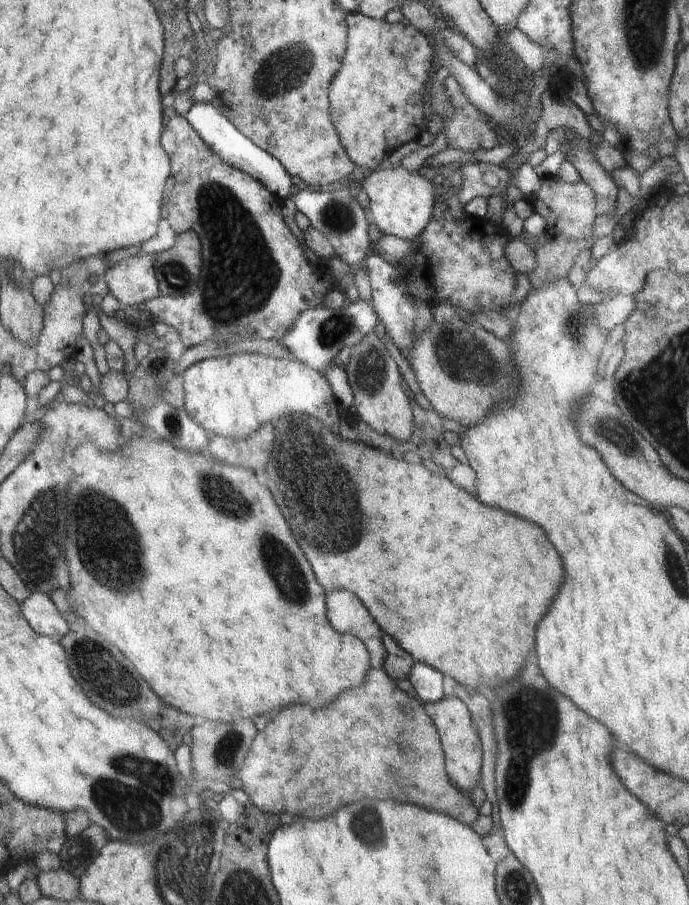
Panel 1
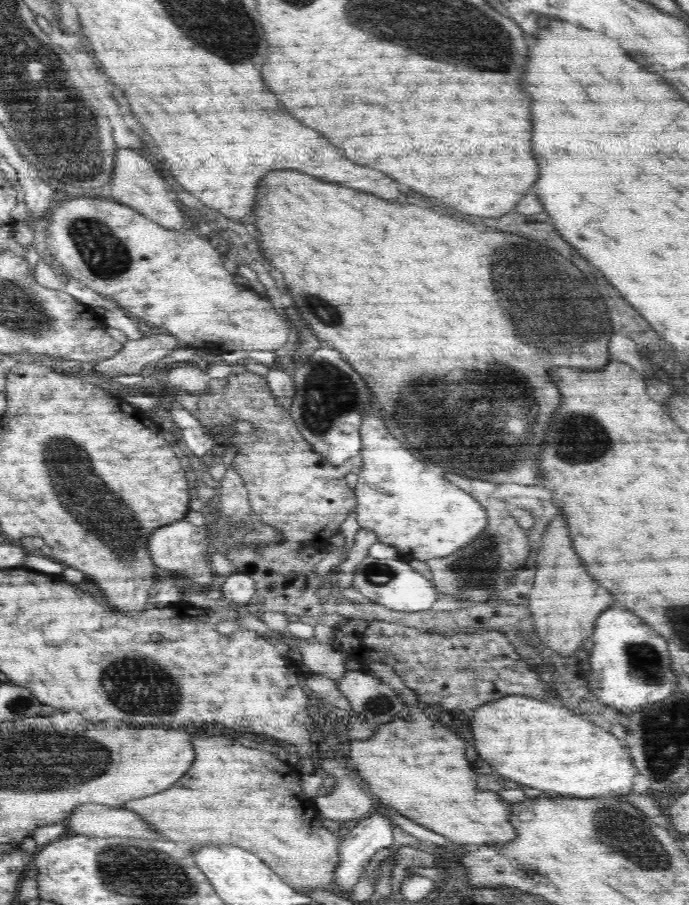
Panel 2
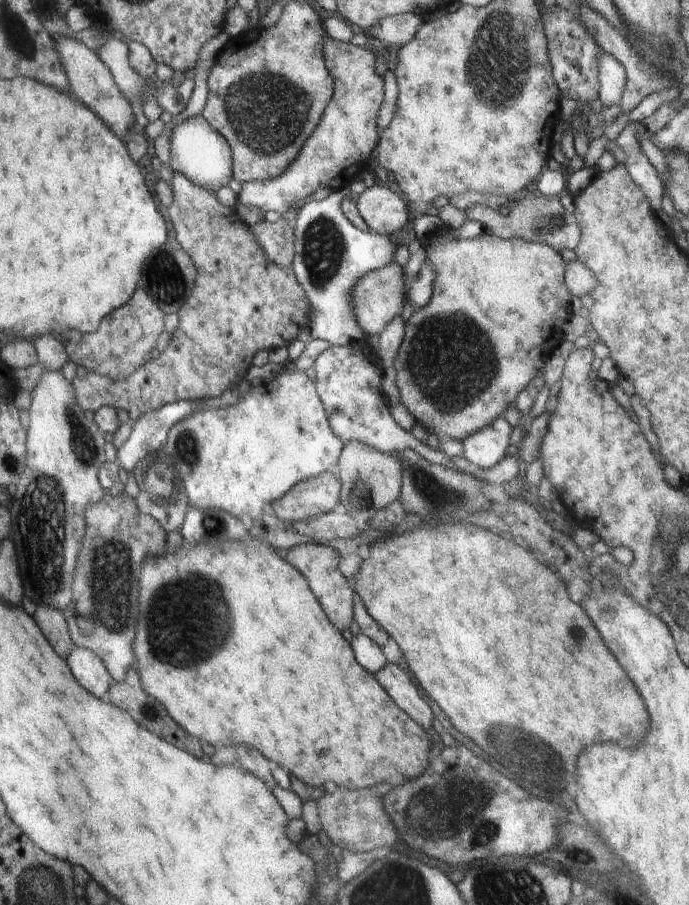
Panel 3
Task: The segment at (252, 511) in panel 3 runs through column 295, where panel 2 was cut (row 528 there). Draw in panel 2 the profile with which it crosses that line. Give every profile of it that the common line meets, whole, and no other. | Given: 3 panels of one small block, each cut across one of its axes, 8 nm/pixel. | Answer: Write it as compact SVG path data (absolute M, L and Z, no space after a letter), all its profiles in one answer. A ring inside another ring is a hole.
M371 406L372 410L367 412L362 419L362 424L360 427L360 438L362 439L362 448L360 449L360 456L362 457L363 464L360 469L357 470L358 479L355 486L355 496L357 497L357 521L362 529L368 529L373 531L379 538L380 543L388 544L390 546L396 547L401 553L402 560L408 560L408 558L418 558L418 560L430 560L430 558L436 558L436 556L446 556L446 554L454 554L456 550L460 550L462 546L466 544L470 545L474 538L478 538L480 533L484 532L486 529L486 524L488 522L488 513L482 504L474 498L470 493L458 488L454 484L450 484L448 480L444 478L438 478L422 460L414 458L413 452L410 452L407 448L404 448L401 442L394 440L394 436L388 432L388 428L384 426L382 418L378 416L378 410Z

